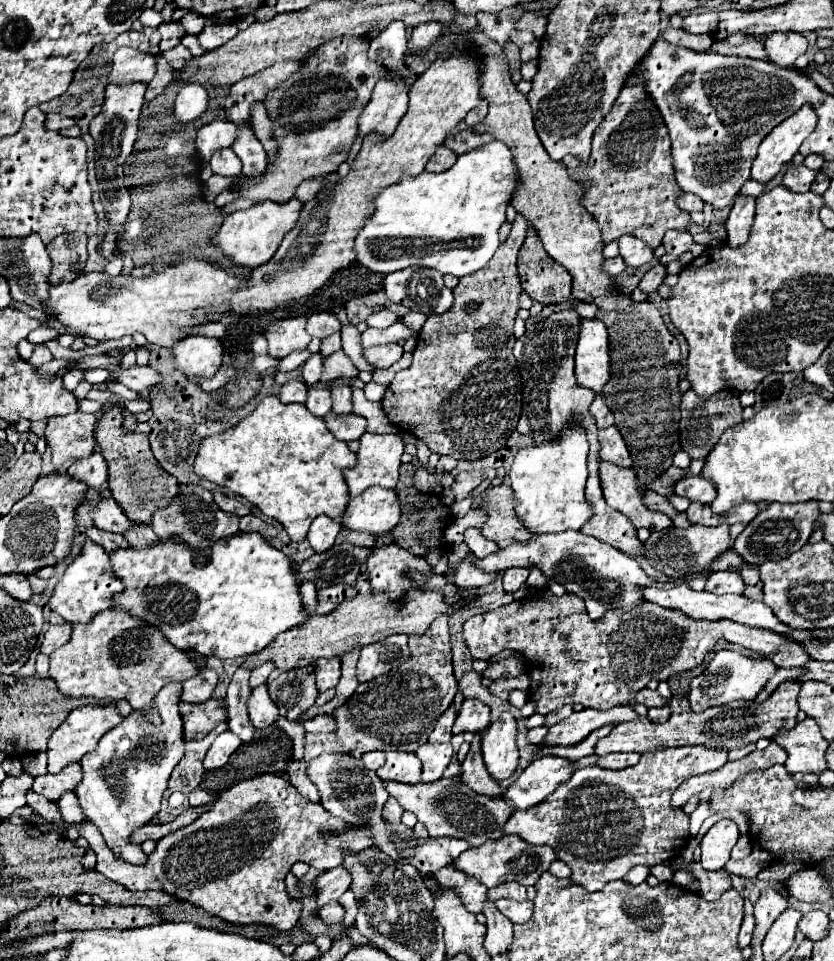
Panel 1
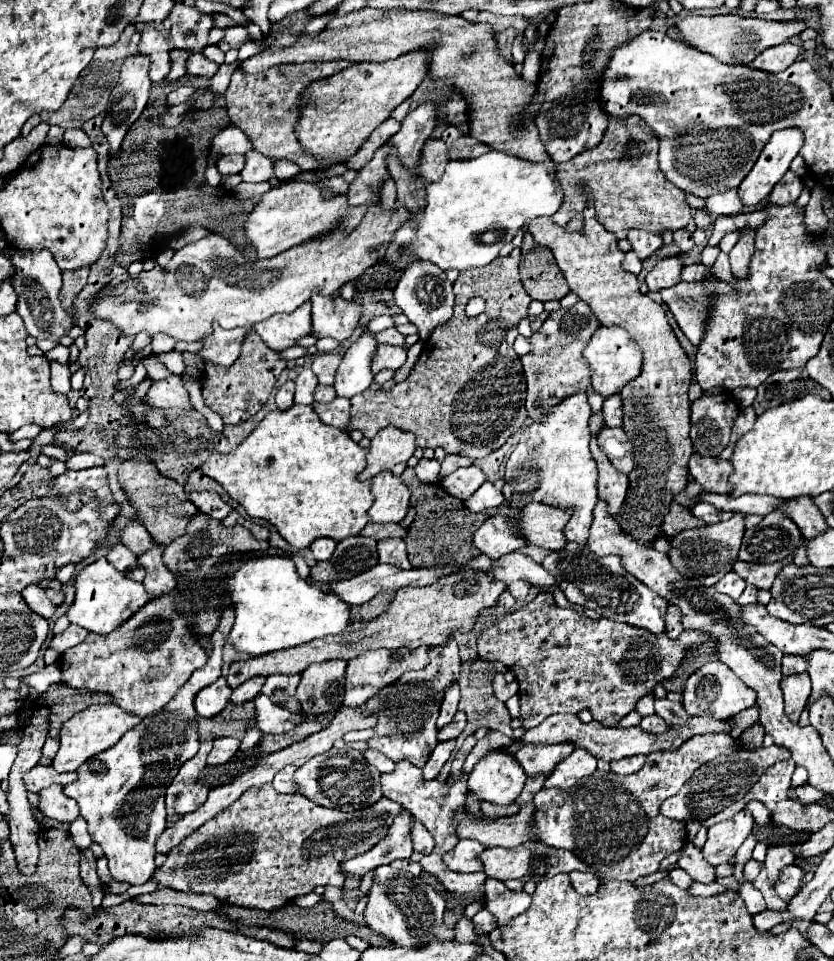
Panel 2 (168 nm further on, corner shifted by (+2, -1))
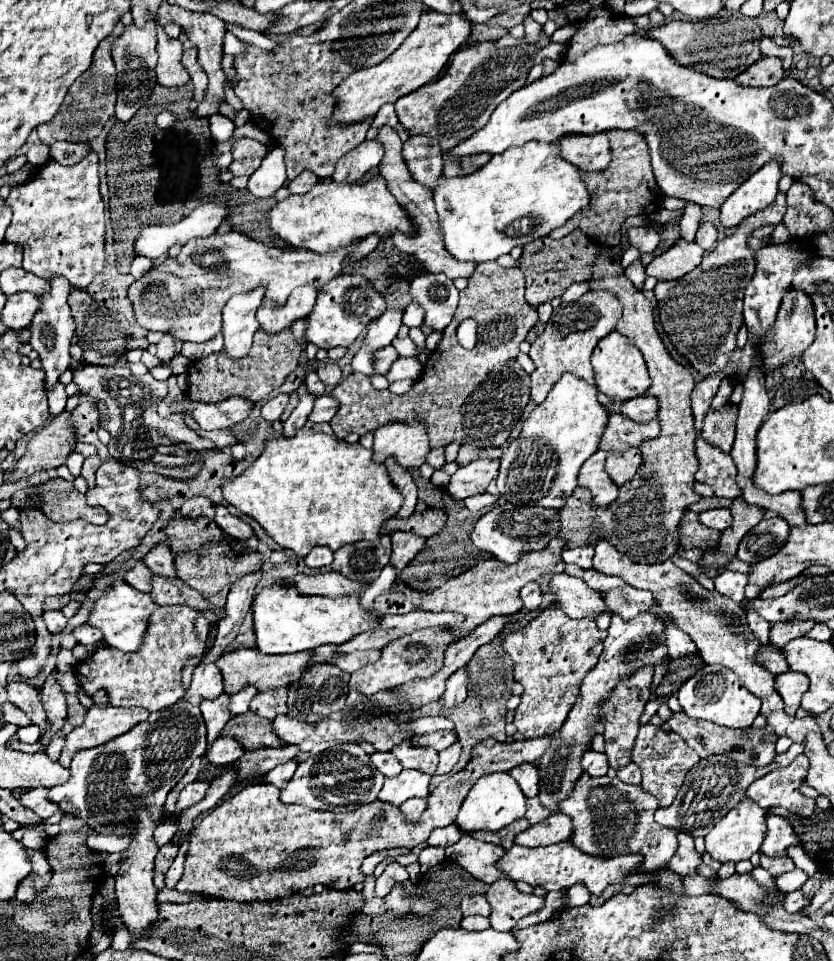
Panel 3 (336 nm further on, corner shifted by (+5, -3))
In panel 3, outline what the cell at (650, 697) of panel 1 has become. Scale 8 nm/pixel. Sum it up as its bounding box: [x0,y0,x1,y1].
[667,713,775,767]

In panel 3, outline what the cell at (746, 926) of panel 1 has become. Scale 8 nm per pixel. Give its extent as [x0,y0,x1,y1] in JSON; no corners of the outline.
[785,891,813,913]

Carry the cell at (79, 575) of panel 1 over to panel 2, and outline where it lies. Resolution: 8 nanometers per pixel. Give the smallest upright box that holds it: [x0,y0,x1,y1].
[66,557,150,635]

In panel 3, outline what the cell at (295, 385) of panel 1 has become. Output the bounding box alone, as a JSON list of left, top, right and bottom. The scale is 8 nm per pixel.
[261,395,289,421]

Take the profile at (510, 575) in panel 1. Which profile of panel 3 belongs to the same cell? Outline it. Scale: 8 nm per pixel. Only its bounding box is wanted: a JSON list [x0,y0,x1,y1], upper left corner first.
[521,583,543,611]

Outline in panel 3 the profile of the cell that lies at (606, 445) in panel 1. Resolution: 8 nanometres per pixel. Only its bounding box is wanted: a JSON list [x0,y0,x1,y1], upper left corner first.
[605,449,641,487]

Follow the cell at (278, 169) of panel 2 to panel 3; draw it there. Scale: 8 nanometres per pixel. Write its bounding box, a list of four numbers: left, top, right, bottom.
[289,171,319,193]

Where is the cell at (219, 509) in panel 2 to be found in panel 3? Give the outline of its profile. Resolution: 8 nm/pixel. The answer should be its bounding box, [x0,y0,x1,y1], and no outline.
[179,497,215,519]

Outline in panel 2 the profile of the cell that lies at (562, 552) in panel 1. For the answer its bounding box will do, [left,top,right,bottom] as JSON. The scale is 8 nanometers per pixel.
[542,541,668,633]

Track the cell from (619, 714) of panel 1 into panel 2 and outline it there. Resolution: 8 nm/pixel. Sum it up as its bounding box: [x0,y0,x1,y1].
[514,743,574,775]

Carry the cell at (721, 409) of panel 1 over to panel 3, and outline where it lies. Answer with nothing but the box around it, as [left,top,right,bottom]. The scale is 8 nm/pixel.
[703,405,737,453]

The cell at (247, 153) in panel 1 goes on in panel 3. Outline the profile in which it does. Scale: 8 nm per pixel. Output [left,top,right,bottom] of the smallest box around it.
[247,147,285,199]

